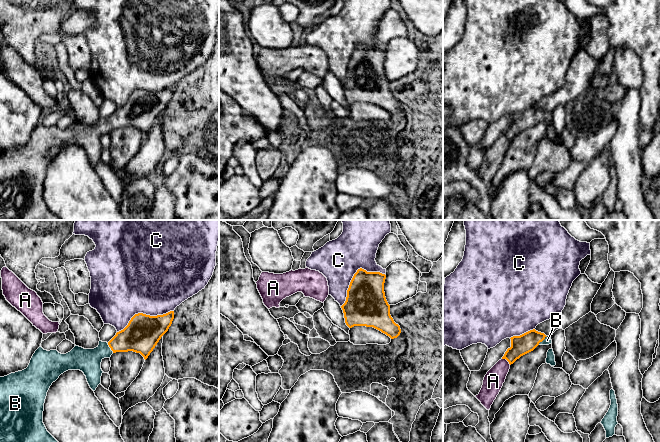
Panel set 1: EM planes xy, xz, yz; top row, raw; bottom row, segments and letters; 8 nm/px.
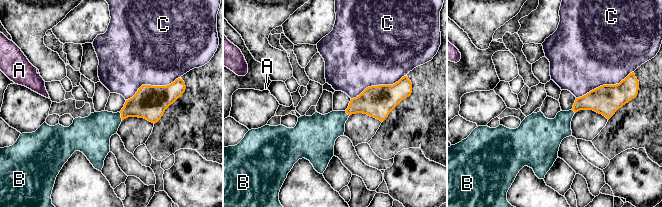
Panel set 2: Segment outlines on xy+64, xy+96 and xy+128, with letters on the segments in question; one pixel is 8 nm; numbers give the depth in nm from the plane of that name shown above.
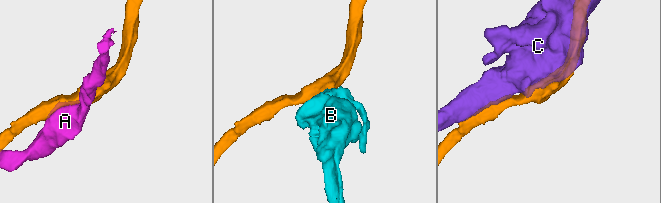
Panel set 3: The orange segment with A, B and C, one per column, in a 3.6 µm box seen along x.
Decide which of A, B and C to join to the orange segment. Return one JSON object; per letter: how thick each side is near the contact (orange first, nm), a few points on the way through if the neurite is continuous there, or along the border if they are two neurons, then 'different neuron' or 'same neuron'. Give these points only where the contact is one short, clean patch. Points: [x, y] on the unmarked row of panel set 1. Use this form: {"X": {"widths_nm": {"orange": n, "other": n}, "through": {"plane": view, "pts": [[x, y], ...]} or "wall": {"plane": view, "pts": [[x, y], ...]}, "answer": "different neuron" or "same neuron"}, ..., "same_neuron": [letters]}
{"A": {"widths_nm": {"orange": 160, "other": 160}, "answer": "different neuron"}, "B": {"widths_nm": {"orange": 160, "other": 60}, "through": {"plane": "yz", "pts": [[520, 121], [530, 116], [542, 116], [547, 116]]}, "answer": "same neuron"}, "C": {"widths_nm": {"orange": 320, "other": 340}, "answer": "different neuron"}, "same_neuron": ["B"]}

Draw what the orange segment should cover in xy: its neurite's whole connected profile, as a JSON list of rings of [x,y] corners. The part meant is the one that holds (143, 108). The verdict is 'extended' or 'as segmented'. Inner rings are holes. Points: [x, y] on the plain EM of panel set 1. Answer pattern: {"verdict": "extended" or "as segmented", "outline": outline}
{"verdict": "extended", "outline": [[[174,87],[163,91],[150,92],[143,89],[135,90],[128,101],[107,119],[99,117],[94,125],[84,125],[76,122],[68,129],[61,130],[57,126],[44,126],[39,123],[33,130],[28,143],[22,147],[0,153],[0,220],[60,220],[46,205],[43,199],[44,179],[47,168],[61,150],[68,146],[80,146],[86,152],[90,164],[95,167],[101,159],[101,138],[104,134],[110,134],[116,128],[133,127],[140,129],[146,136],[153,127],[161,113],[168,107],[174,95]]]}

